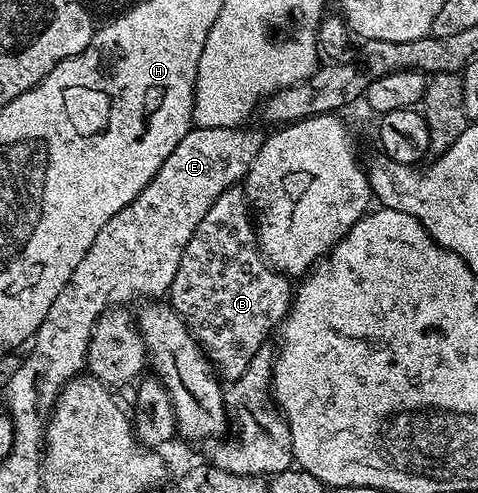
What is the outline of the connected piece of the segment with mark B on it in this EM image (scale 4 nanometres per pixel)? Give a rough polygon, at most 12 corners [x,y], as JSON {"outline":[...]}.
{"outline":[[235,185],[184,245],[168,302],[233,381],[291,280]]}

